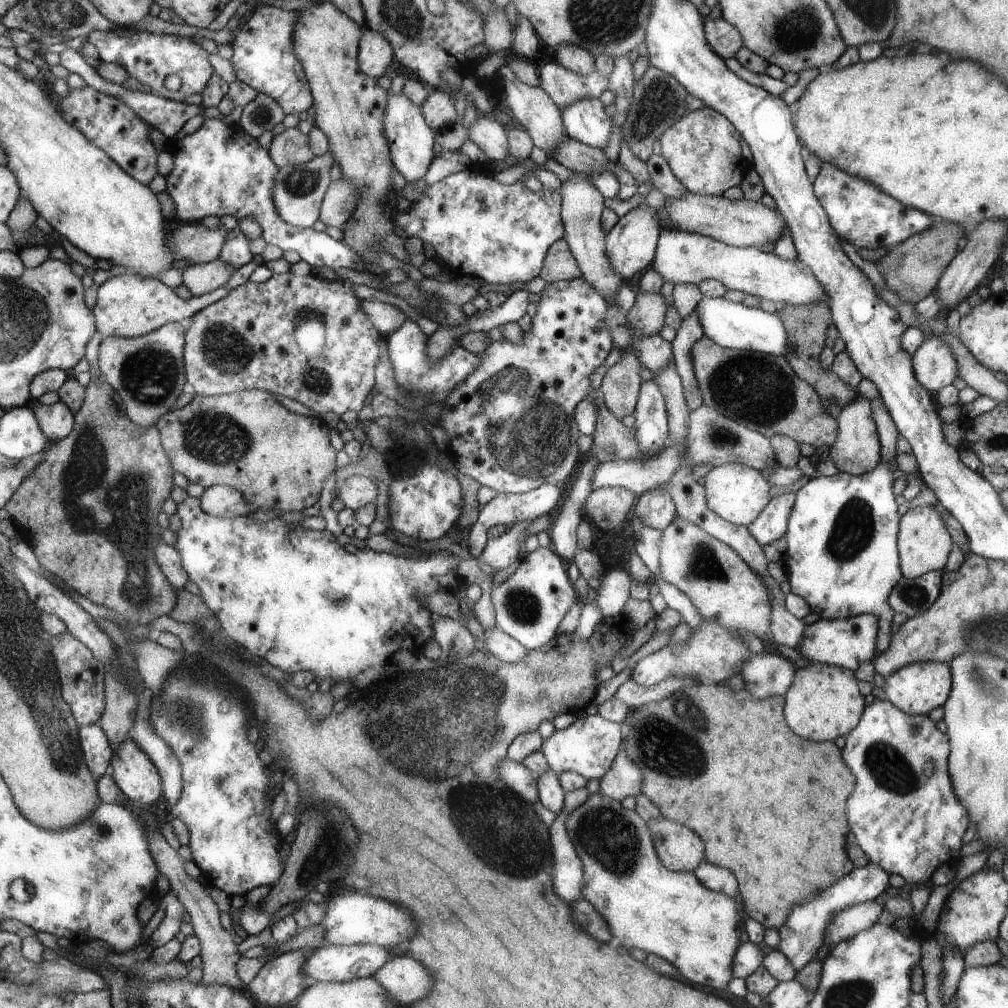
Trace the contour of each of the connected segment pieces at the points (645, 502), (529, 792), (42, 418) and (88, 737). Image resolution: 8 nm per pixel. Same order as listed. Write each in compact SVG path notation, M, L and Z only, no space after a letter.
M658 487L638 498L635 514L645 526L660 531L667 528L677 516L672 498Z
M506 758L497 771L501 774L507 788L538 807L540 800L538 778L527 767Z
M61 401L52 405L34 404L32 412L50 442L63 440L73 430L75 414Z
M85 725L80 727L81 752L90 773L99 780L107 773L114 756L109 738L106 737L100 725Z

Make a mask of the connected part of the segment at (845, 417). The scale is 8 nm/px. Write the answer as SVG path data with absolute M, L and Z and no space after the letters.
M859 398L841 410L837 417L839 434L829 449L829 458L839 473L859 476L872 471L881 460L881 447L877 436L877 427L872 419L870 400Z

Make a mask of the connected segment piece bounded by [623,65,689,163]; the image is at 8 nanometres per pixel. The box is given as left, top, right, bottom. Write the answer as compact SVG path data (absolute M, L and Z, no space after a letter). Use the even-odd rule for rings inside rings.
M653 65L649 66L635 87L627 120L623 125L623 142L639 160L646 163L654 154L654 144L659 137L688 112L685 102L688 96L687 91L672 76Z

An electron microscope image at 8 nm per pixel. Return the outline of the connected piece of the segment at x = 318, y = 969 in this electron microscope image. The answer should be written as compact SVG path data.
M324 945L316 949L301 967L301 972L305 975L306 985L315 983L350 983L357 979L372 977L385 963L389 963L392 956L388 949L375 945Z

